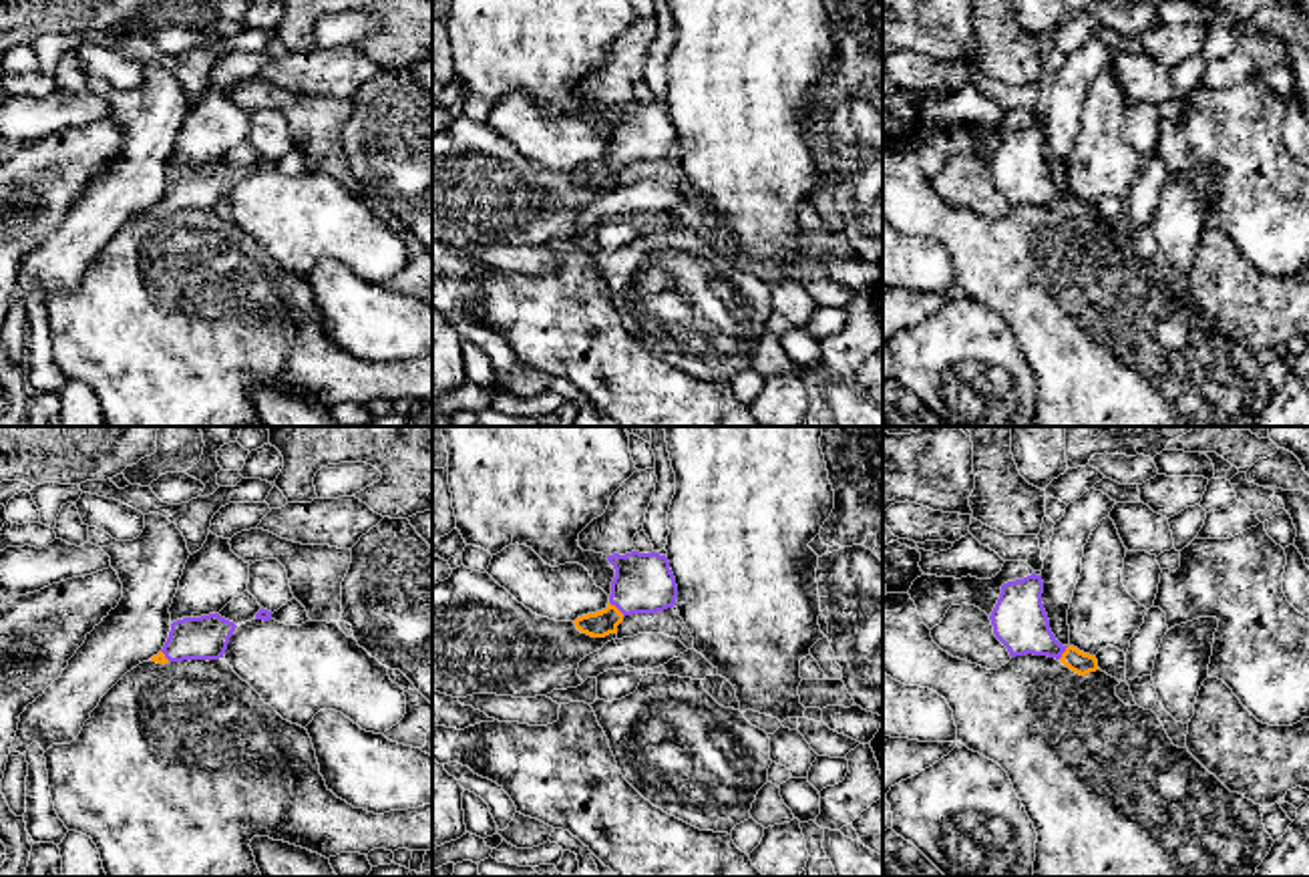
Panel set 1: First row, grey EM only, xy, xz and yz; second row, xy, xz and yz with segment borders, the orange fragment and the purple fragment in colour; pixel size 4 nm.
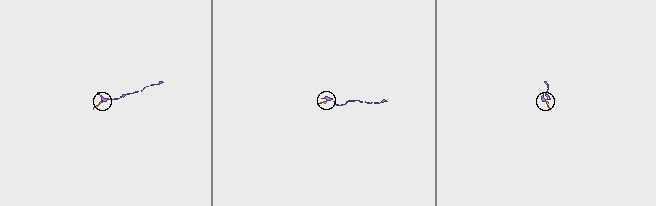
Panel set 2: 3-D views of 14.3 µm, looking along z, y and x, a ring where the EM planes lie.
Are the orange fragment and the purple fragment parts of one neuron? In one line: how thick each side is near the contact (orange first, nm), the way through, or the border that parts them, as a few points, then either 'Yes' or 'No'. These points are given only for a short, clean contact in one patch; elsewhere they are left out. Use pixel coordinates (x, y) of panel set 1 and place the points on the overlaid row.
Thickness 110 nm (orange) against 240 nm. Path across: xz (600, 624), (618, 610), (644, 584). Yes

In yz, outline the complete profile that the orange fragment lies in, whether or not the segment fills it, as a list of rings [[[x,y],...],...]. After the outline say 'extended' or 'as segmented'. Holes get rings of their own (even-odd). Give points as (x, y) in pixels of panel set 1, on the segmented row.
[[[1036,573],[1003,583],[989,616],[995,638],[1011,658],[1025,654],[1056,658],[1080,676],[1100,670],[1096,656],[1084,654],[1074,646],[1062,646],[1056,640],[1042,593],[1044,581]]] | extended

